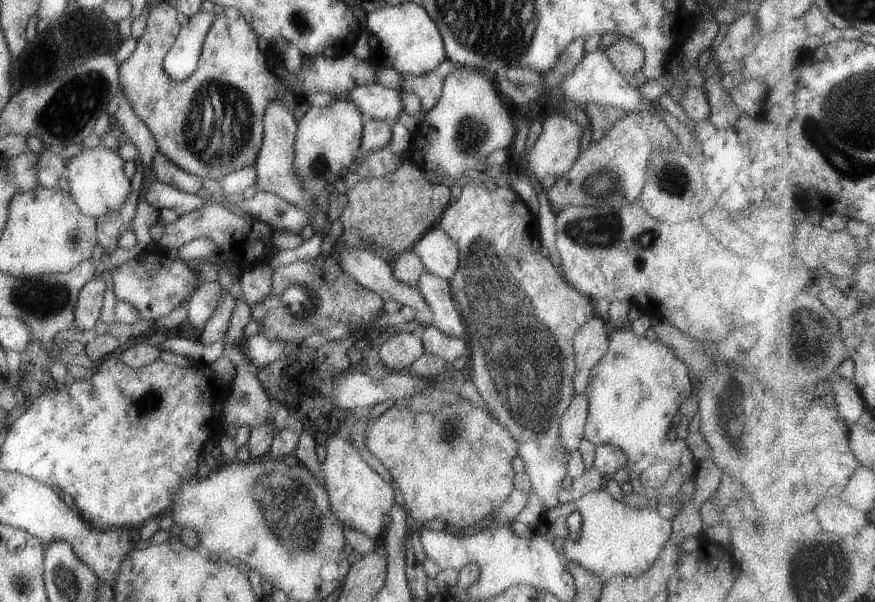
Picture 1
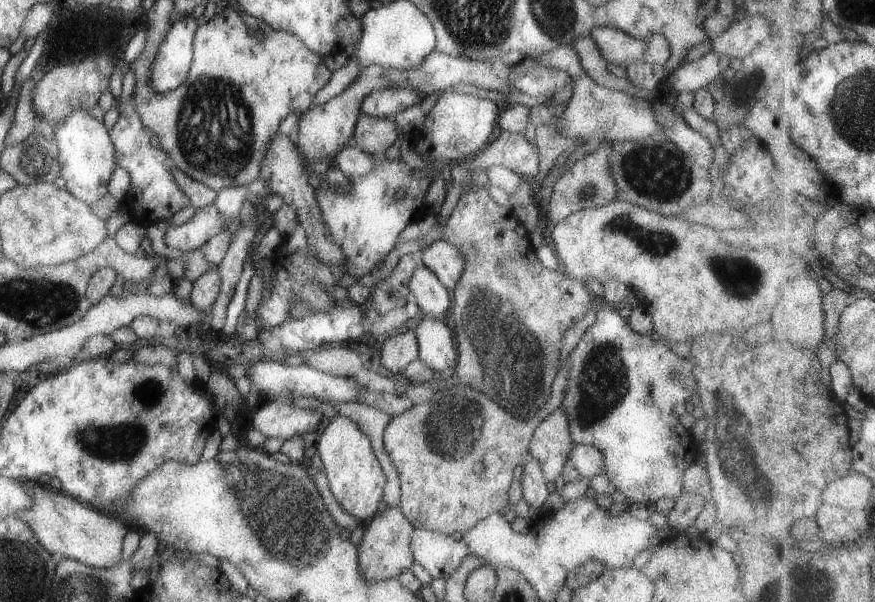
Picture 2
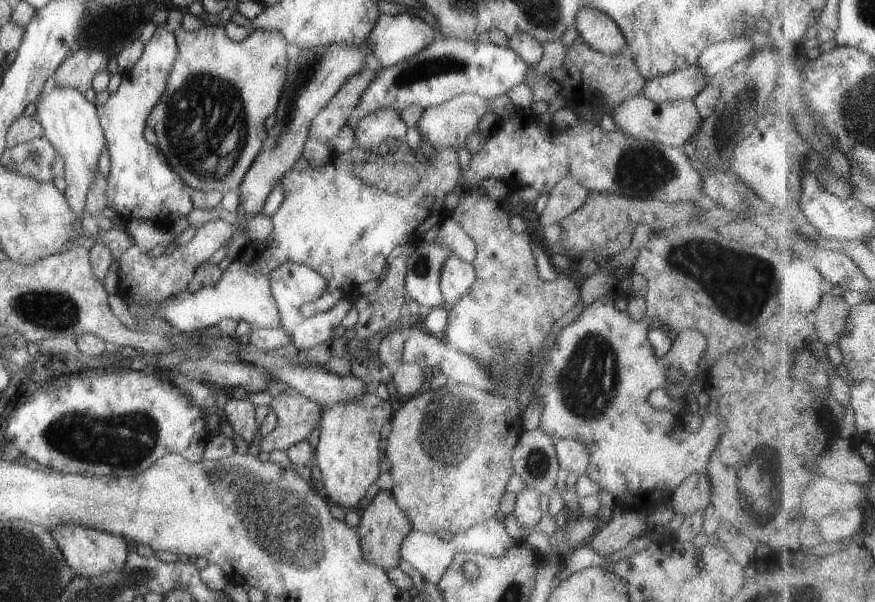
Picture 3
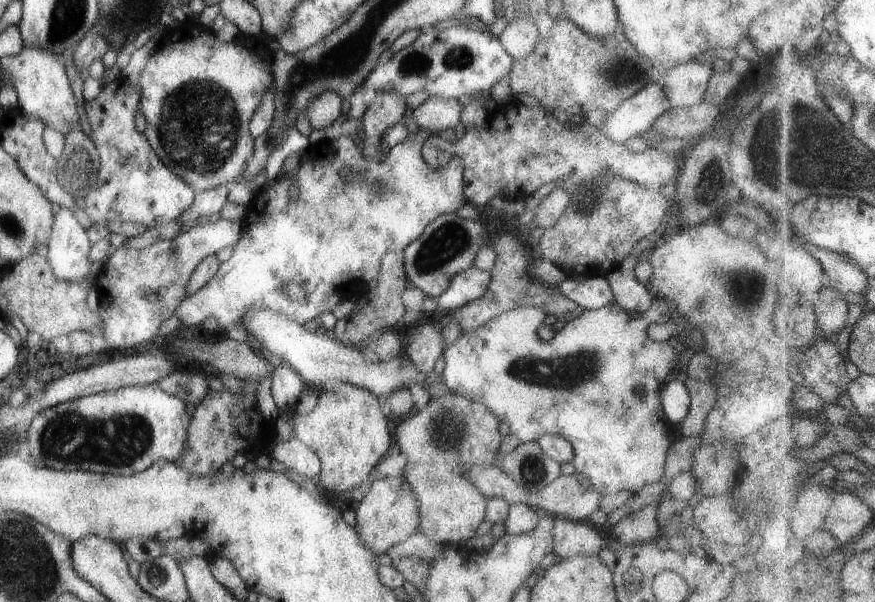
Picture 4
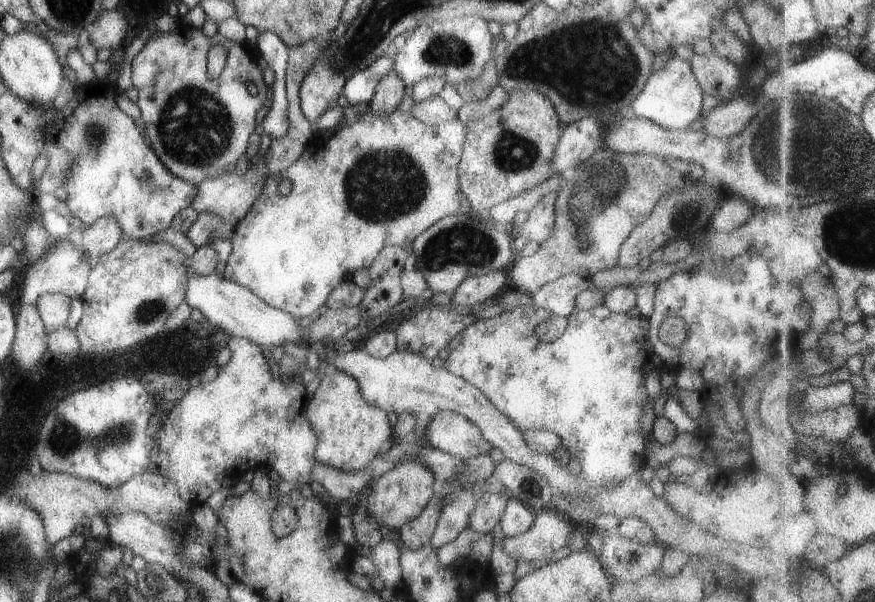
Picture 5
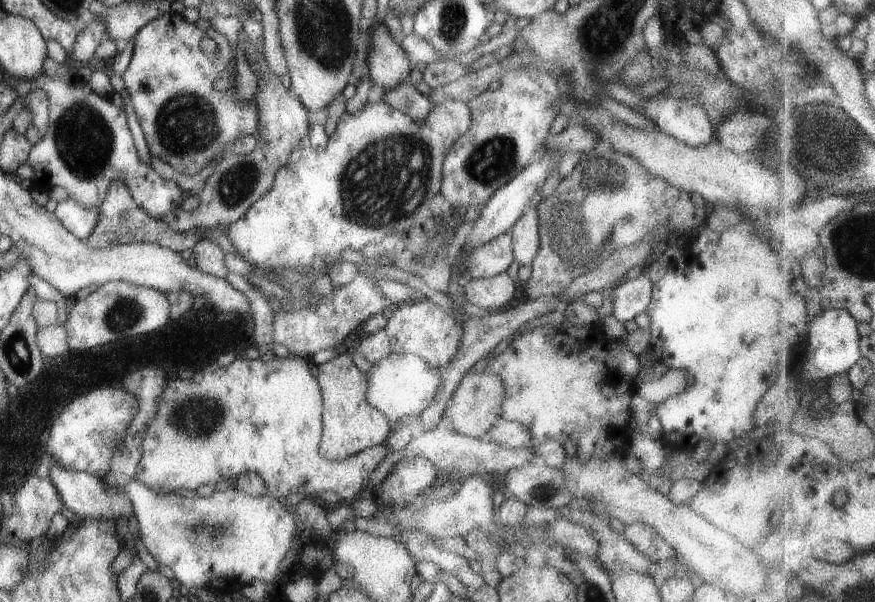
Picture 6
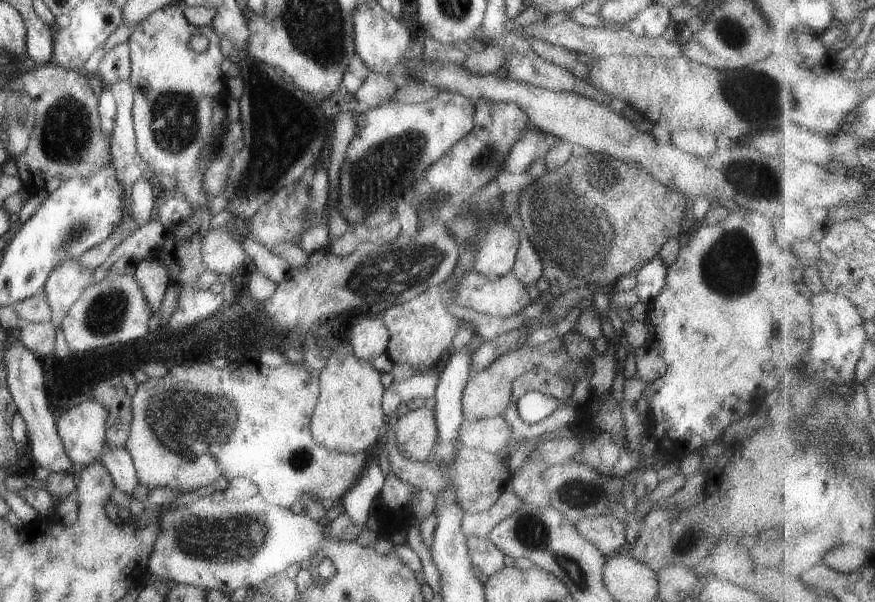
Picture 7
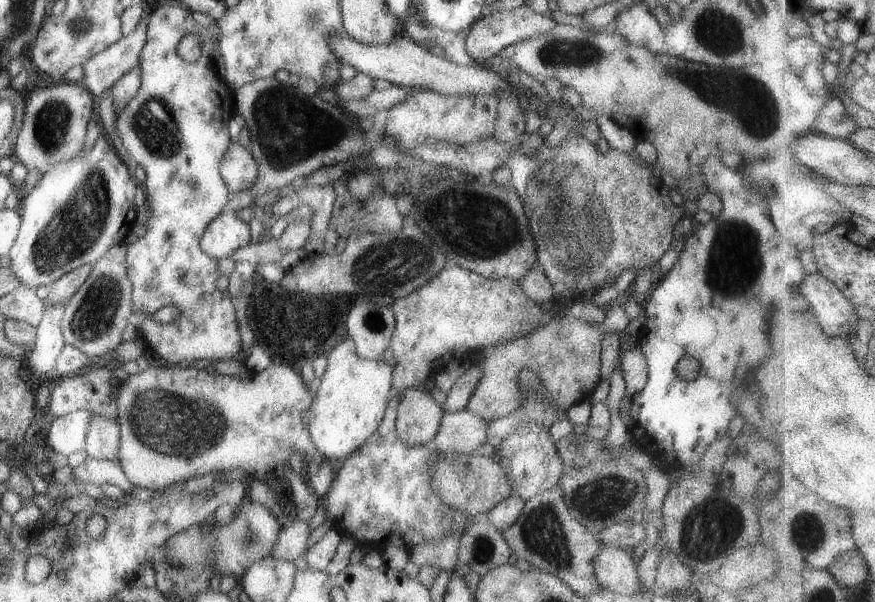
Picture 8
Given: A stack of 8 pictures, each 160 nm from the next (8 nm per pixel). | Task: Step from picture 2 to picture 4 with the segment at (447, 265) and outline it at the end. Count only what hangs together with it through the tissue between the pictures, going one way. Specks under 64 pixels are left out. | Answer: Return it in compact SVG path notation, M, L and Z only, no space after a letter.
M471 265L451 278L447 288L436 298L437 306L453 311L463 304L479 298L487 288L490 274Z

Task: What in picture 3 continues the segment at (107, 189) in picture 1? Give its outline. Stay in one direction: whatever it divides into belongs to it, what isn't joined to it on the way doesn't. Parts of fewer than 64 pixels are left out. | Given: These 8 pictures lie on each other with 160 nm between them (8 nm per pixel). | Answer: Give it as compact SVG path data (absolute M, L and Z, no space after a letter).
M51 80L42 88L42 92L38 98L40 101L33 102L36 104L34 116L40 124L41 136L45 137L51 143L51 146L55 148L56 153L59 154L60 159L63 161L62 177L65 181L63 196L65 197L65 202L72 210L72 215L81 218L85 194L87 194L89 184L93 182L99 154L103 152L103 148L106 148L104 132L99 126L95 105L84 99L83 95L77 89L58 87Z

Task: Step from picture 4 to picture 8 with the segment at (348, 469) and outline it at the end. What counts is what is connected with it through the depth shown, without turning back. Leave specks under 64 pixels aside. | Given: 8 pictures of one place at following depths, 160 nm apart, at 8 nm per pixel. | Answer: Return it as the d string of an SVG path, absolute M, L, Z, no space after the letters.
M346 338L329 352L326 357L324 371L321 378L319 378L319 388L317 388L317 383L313 387L314 397L310 402L309 408L311 414L309 423L305 426L315 450L326 461L333 464L341 462L348 454L365 444L365 440L377 430L388 402L387 395L391 384L391 364L385 362L383 358L360 359L354 353L354 347L354 342Z

